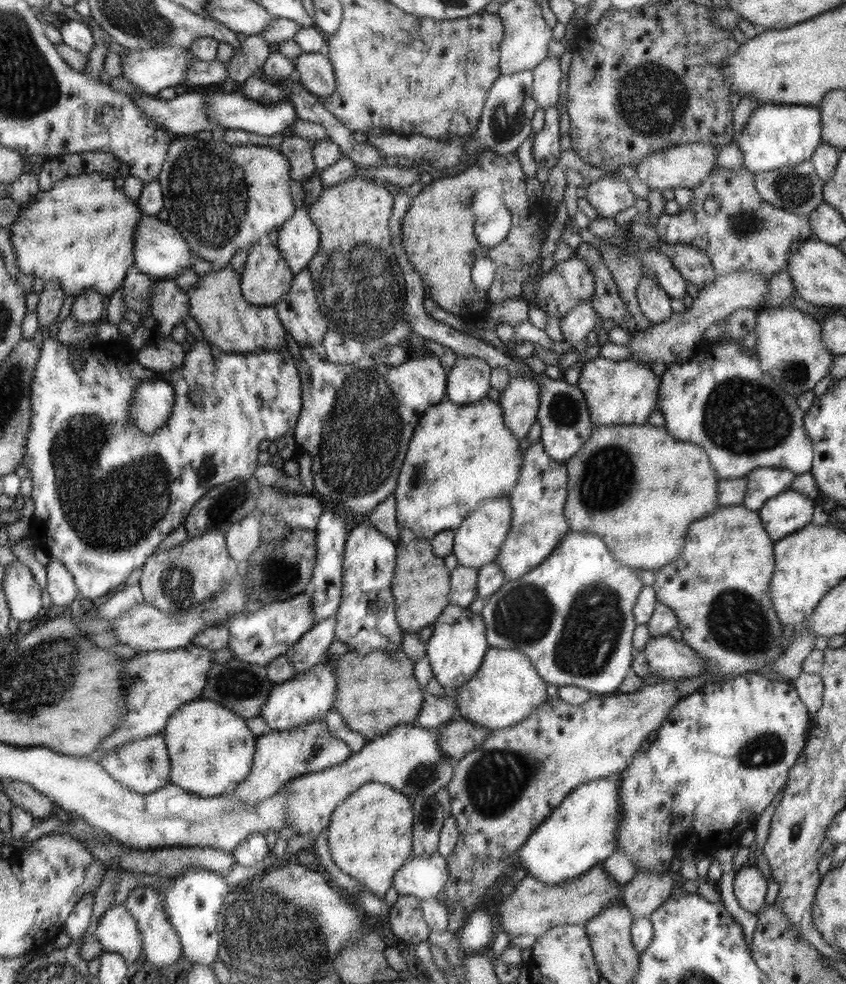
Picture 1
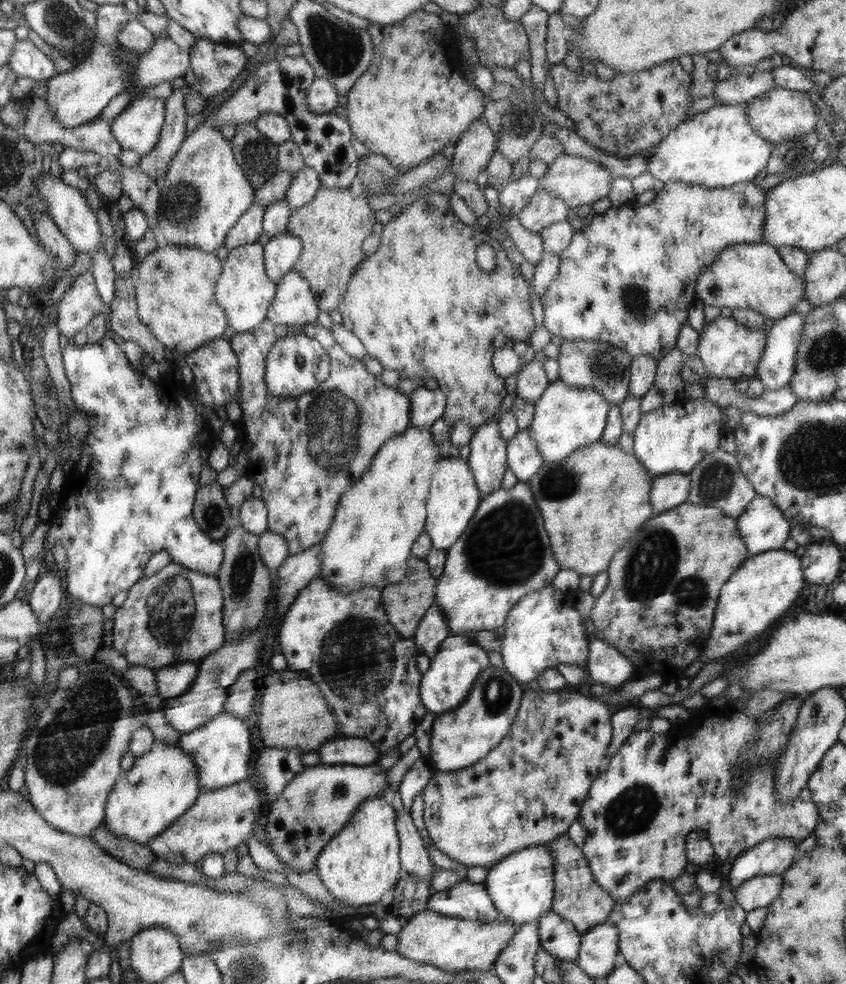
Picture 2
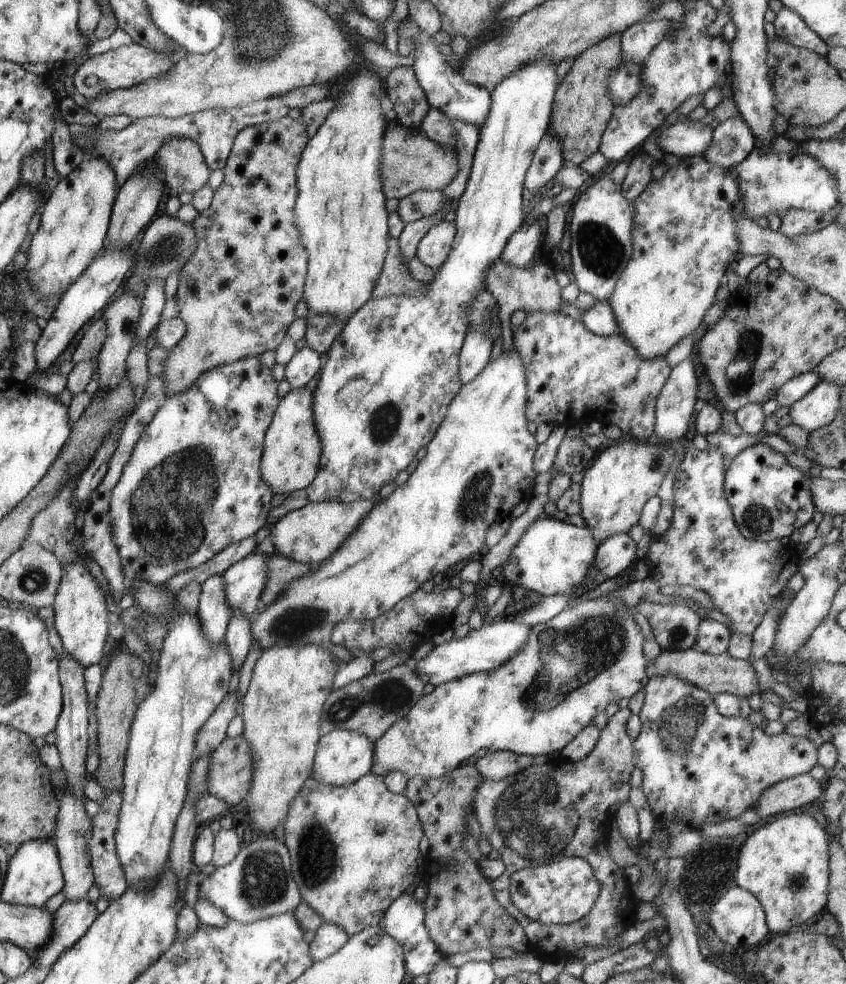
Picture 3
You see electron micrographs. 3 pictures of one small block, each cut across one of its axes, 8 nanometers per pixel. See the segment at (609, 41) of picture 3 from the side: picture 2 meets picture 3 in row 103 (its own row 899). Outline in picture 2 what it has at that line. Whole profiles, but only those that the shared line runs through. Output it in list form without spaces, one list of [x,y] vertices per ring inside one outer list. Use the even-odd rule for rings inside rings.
[[[567,834],[560,835],[548,843],[554,856],[554,900],[553,912],[572,922],[581,933],[605,923],[613,912],[616,901],[598,884],[589,867],[589,859]]]

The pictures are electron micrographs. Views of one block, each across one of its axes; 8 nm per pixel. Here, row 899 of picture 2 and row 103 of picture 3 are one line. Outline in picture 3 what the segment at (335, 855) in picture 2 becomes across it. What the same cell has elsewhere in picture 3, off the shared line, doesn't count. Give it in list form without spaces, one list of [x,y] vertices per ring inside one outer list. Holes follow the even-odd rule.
[[[360,70],[356,72],[356,76],[348,78],[344,82],[344,92],[340,94],[340,98],[336,100],[336,110],[332,110],[326,118],[326,122],[320,126],[320,130],[309,138],[308,146],[301,155],[301,162],[297,167],[297,189],[300,195],[297,197],[298,203],[298,224],[302,224],[302,246],[306,248],[306,252],[310,254],[310,262],[308,266],[308,275],[305,279],[304,302],[308,305],[308,314],[330,314],[340,318],[342,322],[346,322],[355,312],[361,310],[370,299],[373,298],[373,288],[376,286],[378,277],[384,270],[386,250],[389,250],[388,240],[388,212],[386,212],[387,198],[385,192],[382,192],[382,184],[384,177],[380,172],[382,156],[385,152],[382,142],[384,142],[384,134],[386,134],[386,122],[384,120],[384,110],[382,110],[382,98],[386,95],[381,75],[370,70]]]

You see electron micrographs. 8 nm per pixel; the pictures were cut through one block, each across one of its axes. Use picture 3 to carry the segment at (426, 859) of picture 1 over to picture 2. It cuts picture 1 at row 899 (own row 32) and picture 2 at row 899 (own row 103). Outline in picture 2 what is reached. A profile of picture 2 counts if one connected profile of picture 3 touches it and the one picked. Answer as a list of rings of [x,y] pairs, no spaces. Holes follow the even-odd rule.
[[[460,881],[450,889],[432,892],[428,899],[427,908],[449,917],[476,920],[490,923],[502,918],[496,905],[486,891],[484,883]]]

